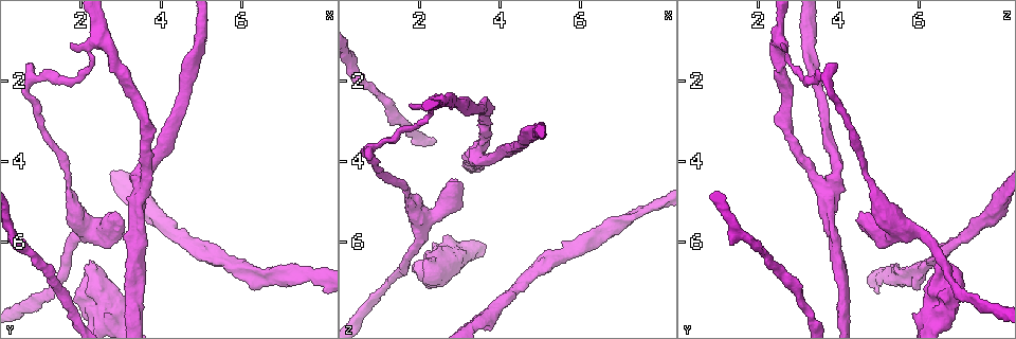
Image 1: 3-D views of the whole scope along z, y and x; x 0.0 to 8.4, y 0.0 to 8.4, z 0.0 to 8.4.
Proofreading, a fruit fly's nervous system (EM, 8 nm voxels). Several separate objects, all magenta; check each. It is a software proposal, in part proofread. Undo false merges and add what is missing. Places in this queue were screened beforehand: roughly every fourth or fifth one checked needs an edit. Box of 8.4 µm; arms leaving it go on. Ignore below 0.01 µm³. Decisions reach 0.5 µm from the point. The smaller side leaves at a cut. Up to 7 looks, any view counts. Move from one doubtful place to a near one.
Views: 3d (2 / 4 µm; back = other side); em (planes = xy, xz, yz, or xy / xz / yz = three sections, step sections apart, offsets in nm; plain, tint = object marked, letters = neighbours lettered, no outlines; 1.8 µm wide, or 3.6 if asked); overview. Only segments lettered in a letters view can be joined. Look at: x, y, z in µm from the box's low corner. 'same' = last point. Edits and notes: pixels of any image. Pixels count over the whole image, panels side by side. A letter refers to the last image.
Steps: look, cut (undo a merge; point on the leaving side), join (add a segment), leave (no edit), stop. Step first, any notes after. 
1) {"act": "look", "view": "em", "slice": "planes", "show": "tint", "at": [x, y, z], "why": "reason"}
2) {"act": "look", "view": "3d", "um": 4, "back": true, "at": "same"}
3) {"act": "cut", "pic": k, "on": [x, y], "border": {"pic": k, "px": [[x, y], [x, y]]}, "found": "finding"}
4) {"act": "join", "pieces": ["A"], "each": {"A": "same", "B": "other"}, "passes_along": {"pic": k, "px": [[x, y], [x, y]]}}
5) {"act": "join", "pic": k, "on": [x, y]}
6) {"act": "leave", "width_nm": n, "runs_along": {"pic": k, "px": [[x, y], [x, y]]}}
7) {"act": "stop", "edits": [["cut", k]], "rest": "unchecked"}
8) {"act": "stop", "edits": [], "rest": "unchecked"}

{"act": "look", "view": "em", "slice": "planes", "show": "plain", "at": [3.65, 4.65, 3.50]}

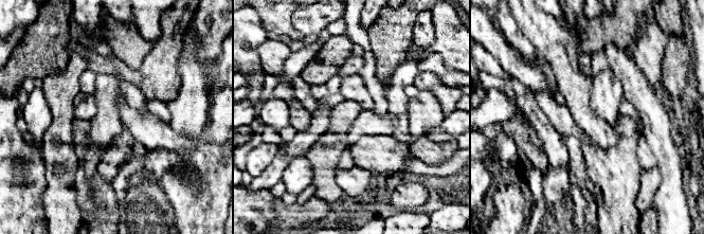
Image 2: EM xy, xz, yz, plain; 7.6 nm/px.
{"act": "look", "view": "em", "slice": "planes", "show": "tint", "at": "same", "why": "where the object lies"}

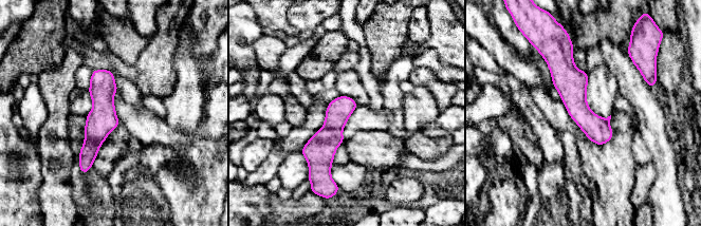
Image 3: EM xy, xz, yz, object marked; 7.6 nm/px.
{"act": "look", "view": "em", "slice": "planes", "show": "letters", "at": "same"}

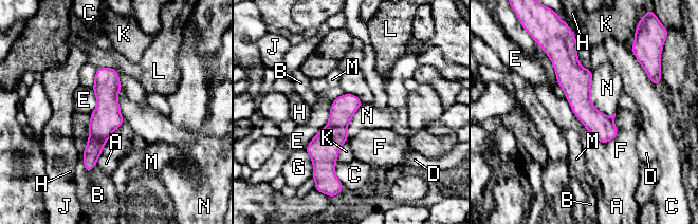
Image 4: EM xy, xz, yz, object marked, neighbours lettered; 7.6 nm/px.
{"act": "leave", "each": {"A": "other", "B": "other", "C": "other", "D": "other", "E": "other", "F": "other", "G": "other", "H": "other", "J": "other", "K": "other", "L": "other", "M": "other", "N": "other"}, "found": "one cell here"}

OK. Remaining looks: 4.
{"act": "look", "view": "em", "slice": "xz", "step": 16, "show": "letters", "at": [2.45, 1.00, 2.50], "why": "sudden change in width"}

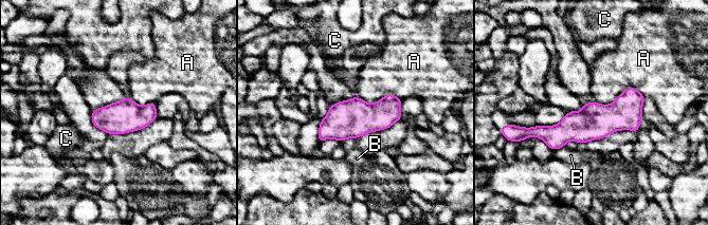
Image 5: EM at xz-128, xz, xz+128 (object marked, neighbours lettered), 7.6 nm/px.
{"act": "look", "view": "em", "slice": "planes", "show": "letters", "at": "same"}

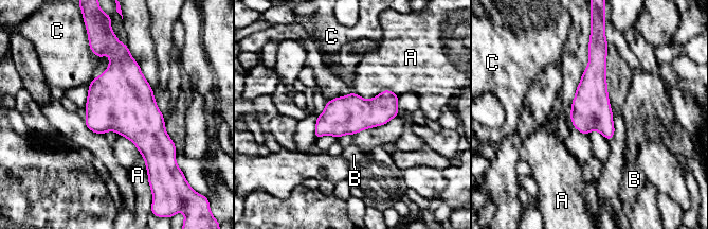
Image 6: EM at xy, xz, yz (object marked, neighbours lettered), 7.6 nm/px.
{"act": "leave", "width_nm": 300, "each": {"A": "other", "B": "other", "C": "other"}, "border": {"pic": 6, "px": [[354, 91], [398, 95]]}, "found": "all the same cell"}

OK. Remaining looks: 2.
{"act": "look", "view": "em", "slice": "yz", "step": 8, "show": "tint", "at": [0.80, 2.00, 3.70], "why": "branch point"}

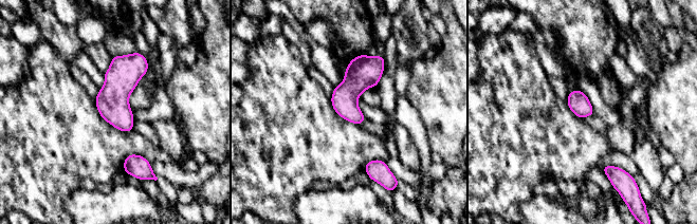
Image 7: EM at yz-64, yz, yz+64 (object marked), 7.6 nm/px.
{"act": "look", "view": "em", "slice": "planes", "show": "letters", "at": "same"}

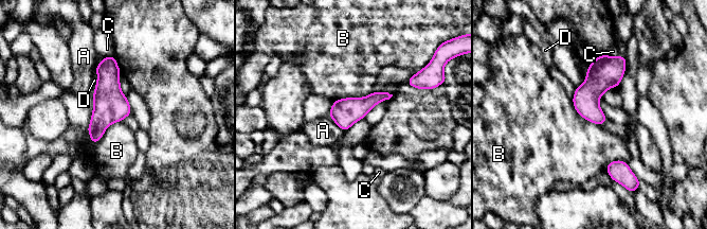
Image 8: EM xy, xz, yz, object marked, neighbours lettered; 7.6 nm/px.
{"act": "leave", "each": {"A": "other", "B": "other", "C": "other", "D": "other"}, "border": {"pic": 8, "px": [[572, 99], [580, 116], [601, 126]]}, "found": "all the same cell"}

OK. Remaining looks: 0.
{"act": "stop", "edits": [], "rest": "unchecked"}

